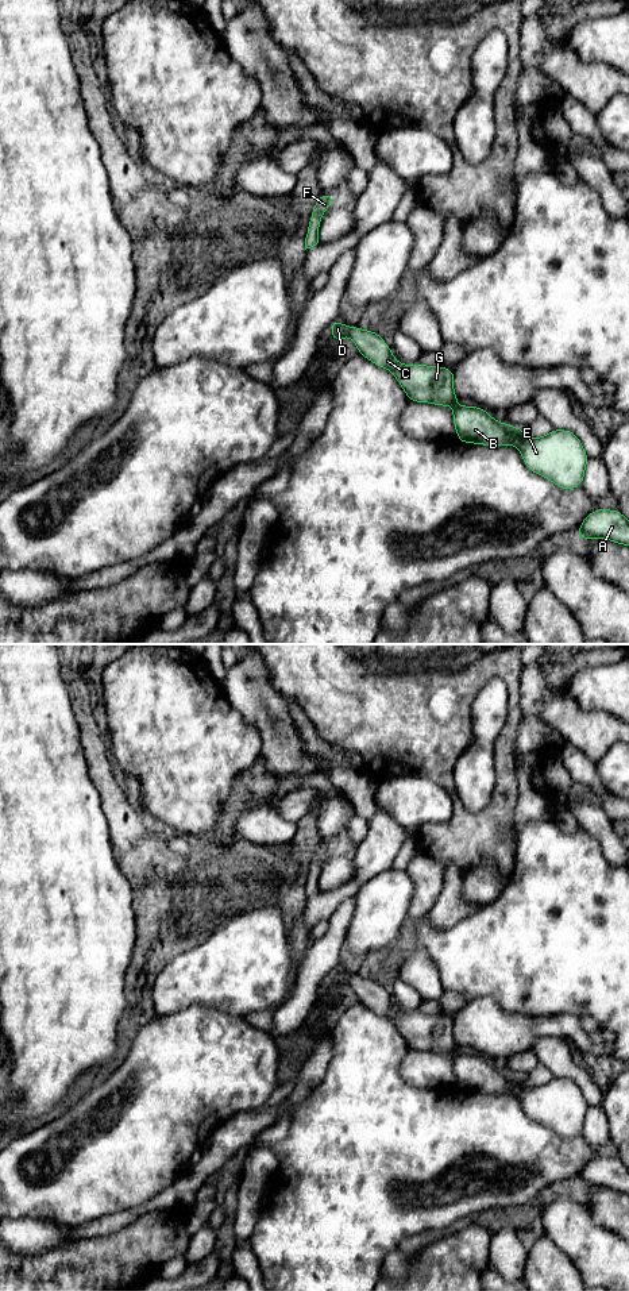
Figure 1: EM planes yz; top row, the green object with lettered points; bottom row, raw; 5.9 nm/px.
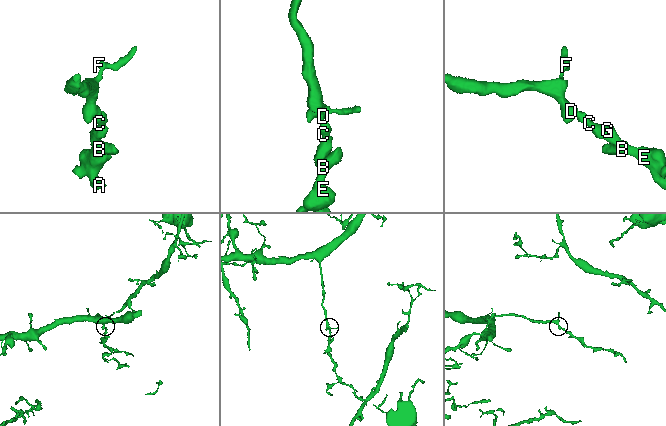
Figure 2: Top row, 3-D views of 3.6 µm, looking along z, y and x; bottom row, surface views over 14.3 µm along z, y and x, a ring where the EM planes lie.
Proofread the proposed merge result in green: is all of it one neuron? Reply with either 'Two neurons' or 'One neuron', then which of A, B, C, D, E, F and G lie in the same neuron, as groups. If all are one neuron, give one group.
One neuron. Groups: A B C D E F G

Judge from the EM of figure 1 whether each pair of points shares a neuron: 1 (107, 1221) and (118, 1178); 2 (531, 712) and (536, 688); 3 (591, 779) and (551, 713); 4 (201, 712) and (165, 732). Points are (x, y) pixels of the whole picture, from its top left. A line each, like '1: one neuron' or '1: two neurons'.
1: two neurons
2: one neuron
3: two neurons
4: one neuron

